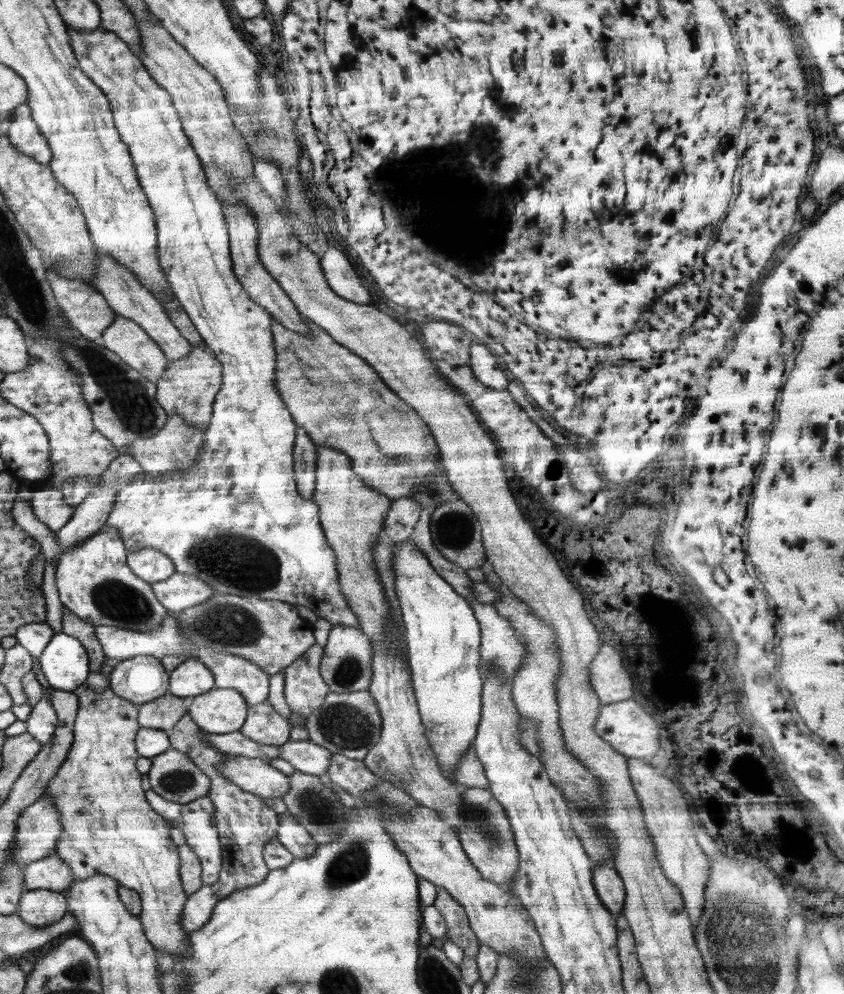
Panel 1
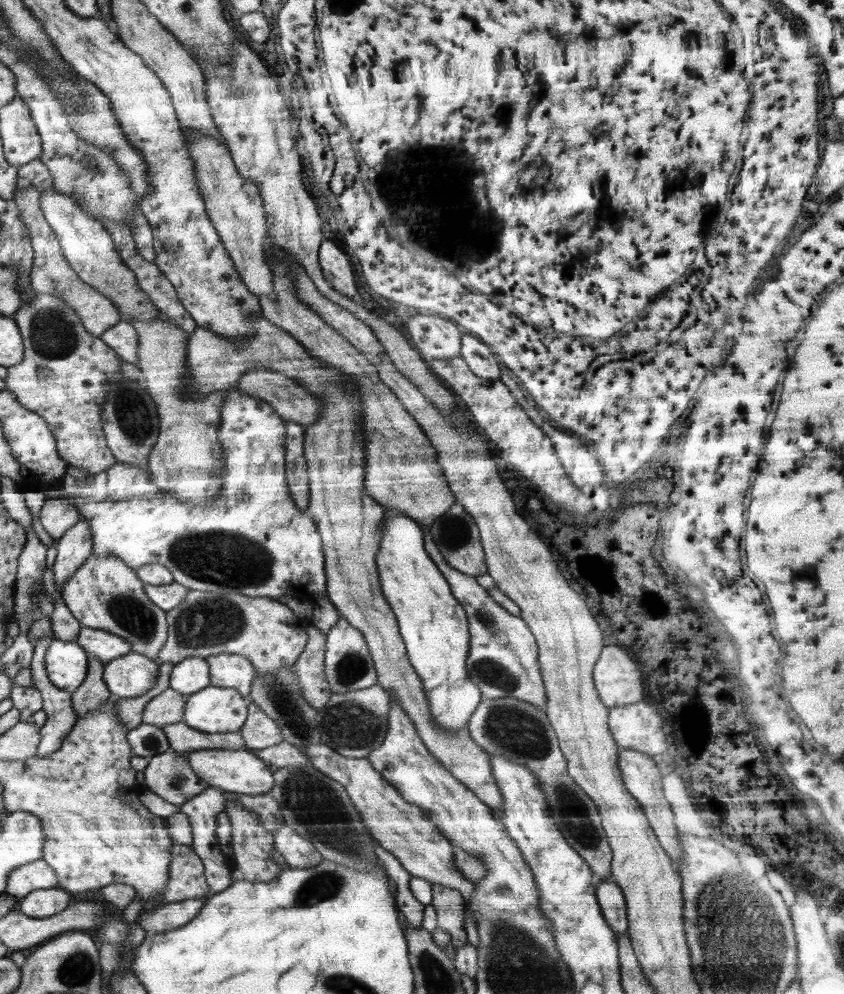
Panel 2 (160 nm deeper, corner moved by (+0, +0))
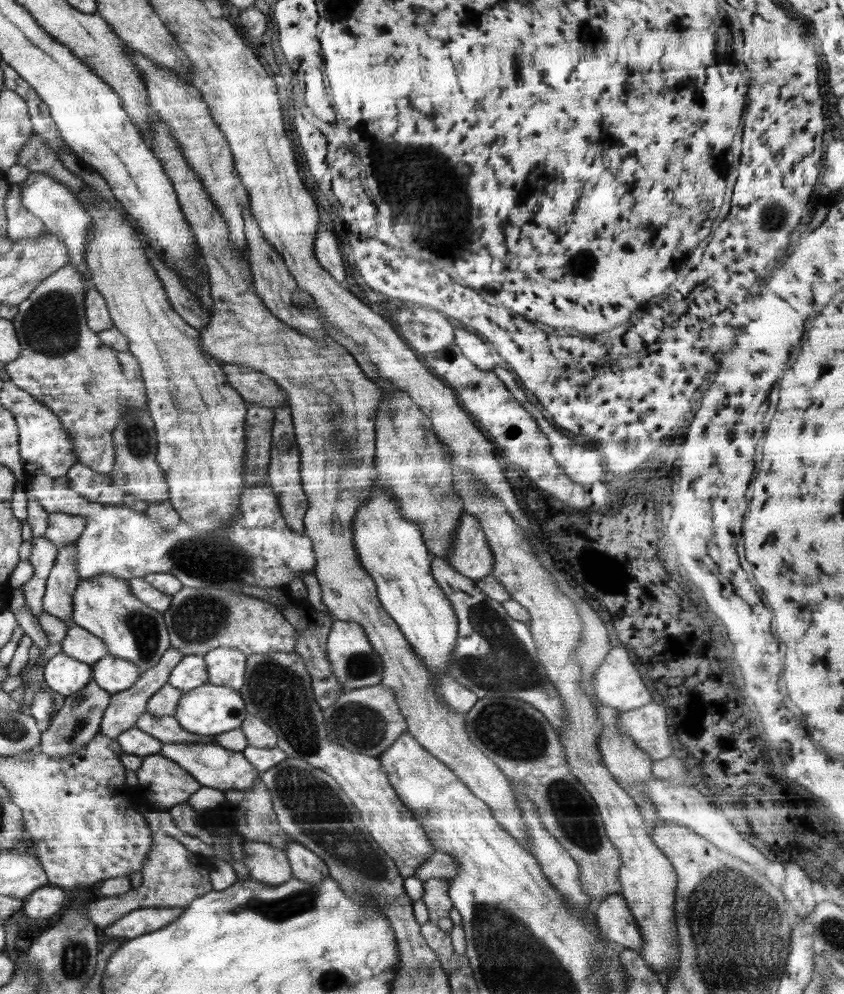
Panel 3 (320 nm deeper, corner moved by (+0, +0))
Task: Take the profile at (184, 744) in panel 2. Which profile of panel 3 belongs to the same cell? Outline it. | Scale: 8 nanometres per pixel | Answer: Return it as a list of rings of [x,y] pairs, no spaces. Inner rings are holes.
[[[144,711],[138,718],[135,728],[144,730],[152,735],[154,739],[163,744],[213,744],[216,736],[196,735],[188,730],[182,729],[176,718],[172,716],[152,716]]]

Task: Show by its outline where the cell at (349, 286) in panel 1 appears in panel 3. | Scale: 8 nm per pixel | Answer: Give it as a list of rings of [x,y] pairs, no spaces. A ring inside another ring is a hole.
[[[322,222],[318,223],[318,234],[314,240],[314,257],[323,270],[338,280],[344,280],[346,274],[344,274],[344,264],[342,264],[342,254],[338,249],[338,242],[328,230],[324,230]]]

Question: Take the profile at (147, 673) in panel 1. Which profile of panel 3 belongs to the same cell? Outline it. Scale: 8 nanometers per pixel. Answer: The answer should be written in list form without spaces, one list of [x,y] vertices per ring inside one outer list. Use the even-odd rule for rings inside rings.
[[[112,655],[102,657],[90,665],[95,683],[111,695],[132,686],[142,674],[134,662]]]

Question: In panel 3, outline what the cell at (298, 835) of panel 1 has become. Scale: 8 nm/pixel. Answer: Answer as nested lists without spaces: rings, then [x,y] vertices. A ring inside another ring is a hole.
[[[290,840],[284,852],[296,878],[310,884],[320,884],[329,876],[328,866],[316,854],[304,847],[304,844]]]

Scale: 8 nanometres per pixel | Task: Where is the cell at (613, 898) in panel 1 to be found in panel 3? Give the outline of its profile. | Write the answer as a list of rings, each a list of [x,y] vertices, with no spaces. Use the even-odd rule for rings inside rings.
[[[620,893],[611,894],[596,902],[593,911],[598,929],[604,938],[622,944],[625,949],[638,951],[643,946],[640,929]]]

